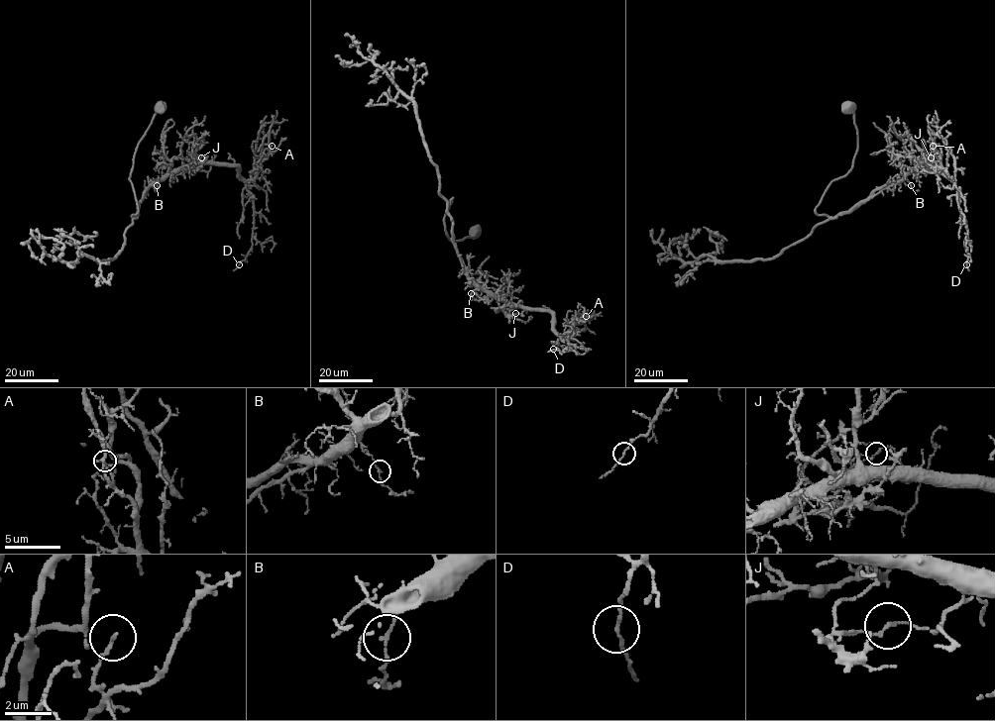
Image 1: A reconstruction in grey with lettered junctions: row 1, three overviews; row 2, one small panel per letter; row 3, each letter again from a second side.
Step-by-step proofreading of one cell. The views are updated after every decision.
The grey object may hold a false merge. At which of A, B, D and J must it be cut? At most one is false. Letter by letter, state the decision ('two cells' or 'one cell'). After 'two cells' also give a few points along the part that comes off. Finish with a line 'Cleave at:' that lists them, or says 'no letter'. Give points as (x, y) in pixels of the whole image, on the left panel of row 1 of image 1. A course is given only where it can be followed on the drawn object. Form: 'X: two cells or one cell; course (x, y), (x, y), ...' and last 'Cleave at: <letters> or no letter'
A: one cell
B: one cell
D: one cell
J: two cells; course (201, 157), (186, 171), (180, 172), (182, 160), (199, 148), (204, 131)
Cleave at: J

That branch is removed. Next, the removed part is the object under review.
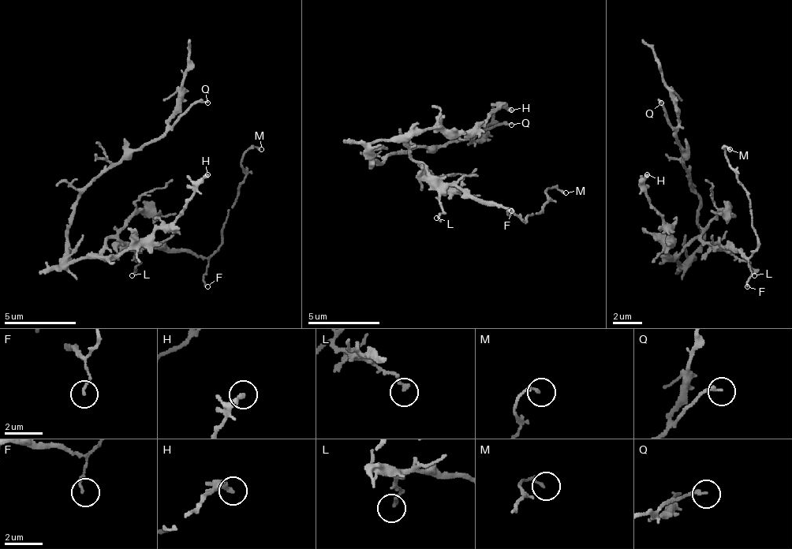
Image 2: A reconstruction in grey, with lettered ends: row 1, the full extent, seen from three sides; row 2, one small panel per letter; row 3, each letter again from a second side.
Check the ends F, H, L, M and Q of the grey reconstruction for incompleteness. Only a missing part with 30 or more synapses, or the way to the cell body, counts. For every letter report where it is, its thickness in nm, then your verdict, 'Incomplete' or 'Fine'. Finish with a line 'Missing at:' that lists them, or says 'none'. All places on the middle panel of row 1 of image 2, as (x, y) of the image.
F: Place: (511, 211). Thickness 110 nm. Fine
H: Place: (511, 110). Thickness 280 nm. Incomplete
L: Place: (436, 218). Thickness 150 nm. Fine
M: Place: (565, 192). Thickness 140 nm. Fine
Q: Place: (511, 125). Thickness 150 nm. Incomplete
Missing at: H, Q

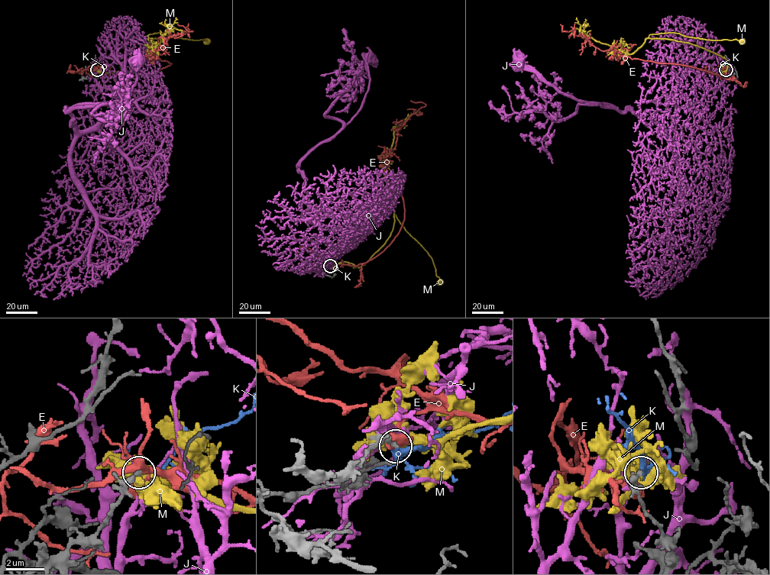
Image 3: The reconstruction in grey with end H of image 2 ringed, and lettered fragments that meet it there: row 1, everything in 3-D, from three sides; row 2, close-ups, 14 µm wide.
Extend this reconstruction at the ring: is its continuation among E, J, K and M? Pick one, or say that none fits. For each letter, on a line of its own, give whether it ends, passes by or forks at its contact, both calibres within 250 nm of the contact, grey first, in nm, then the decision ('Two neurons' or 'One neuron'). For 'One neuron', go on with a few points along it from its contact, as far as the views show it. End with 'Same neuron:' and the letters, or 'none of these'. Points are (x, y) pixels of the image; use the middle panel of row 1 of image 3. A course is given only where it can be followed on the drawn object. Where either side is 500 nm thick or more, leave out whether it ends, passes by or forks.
E: Thickness 480 nm (grey) against 500 nm. Two neurons
J: It forks there. Thickness 480 nm (grey) against 150 nm. Two neurons
K: It forks there. Thickness 320 nm (grey) against 360 nm. One neuron. Its course: (330, 265), (339, 264)
M: Thickness 480 nm (grey) against 600 nm. Two neurons
Same neuron: K

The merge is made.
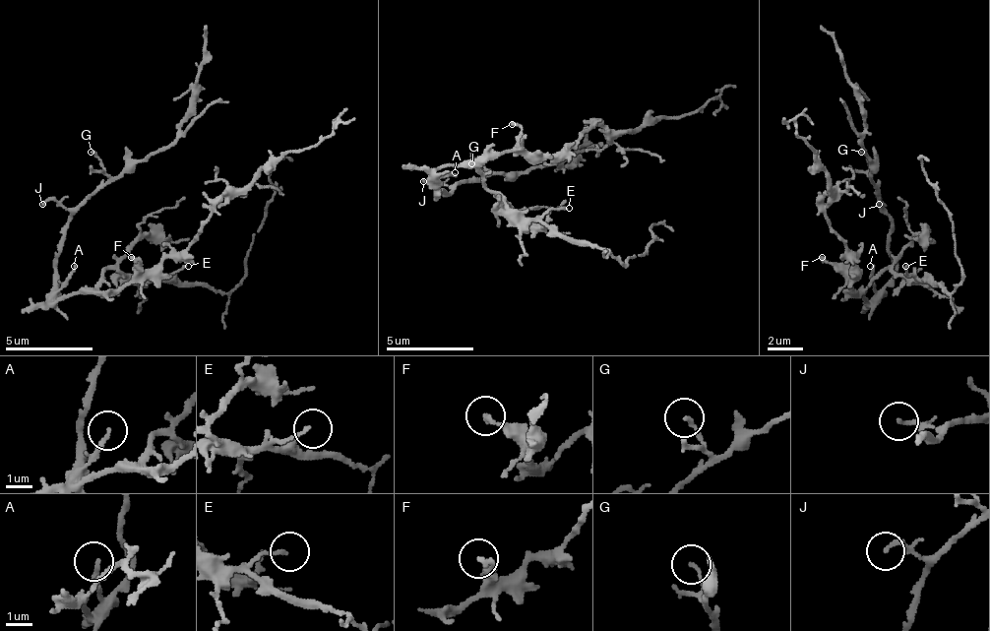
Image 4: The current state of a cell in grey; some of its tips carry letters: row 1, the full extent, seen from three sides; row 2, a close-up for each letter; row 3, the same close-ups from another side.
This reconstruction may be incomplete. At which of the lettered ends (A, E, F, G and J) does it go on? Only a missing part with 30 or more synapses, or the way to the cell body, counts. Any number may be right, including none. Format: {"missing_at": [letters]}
{"missing_at": []}

